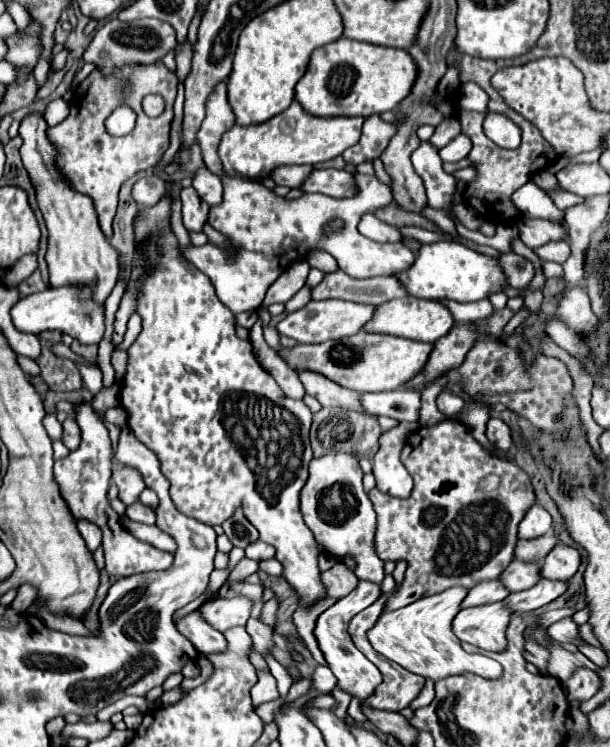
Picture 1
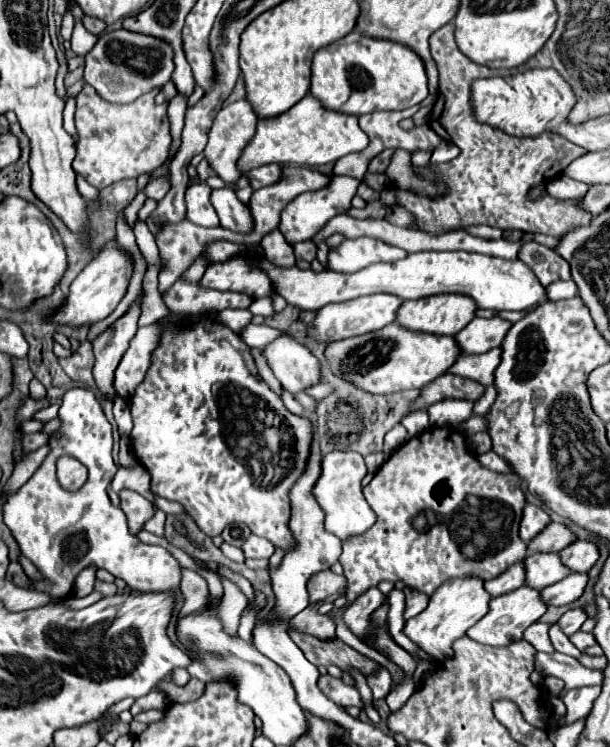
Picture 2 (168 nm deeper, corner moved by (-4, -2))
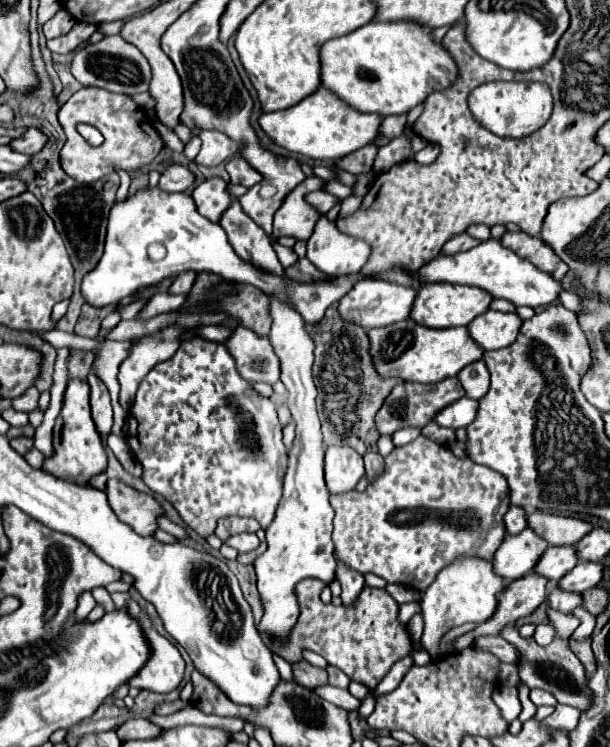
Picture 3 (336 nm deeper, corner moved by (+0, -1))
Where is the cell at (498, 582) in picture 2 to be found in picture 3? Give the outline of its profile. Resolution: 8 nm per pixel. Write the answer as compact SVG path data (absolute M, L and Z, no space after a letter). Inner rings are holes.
M529 527L517 535L505 535L493 557L495 573L507 581L527 575L537 565L537 559L541 559L545 553L545 547L549 547L549 543L545 543L545 539L541 539Z

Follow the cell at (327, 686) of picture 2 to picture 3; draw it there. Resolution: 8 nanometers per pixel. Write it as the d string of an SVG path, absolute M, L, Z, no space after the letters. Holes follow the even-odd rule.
M297 661L291 663L293 667L293 677L297 679L297 683L305 685L305 687L315 687L315 685L325 685L327 683L327 671L309 665L307 661Z

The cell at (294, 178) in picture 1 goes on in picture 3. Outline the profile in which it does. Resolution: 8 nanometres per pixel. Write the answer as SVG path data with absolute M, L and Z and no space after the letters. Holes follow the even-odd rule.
M235 155L229 163L227 163L227 171L231 175L231 183L239 183L239 185L245 185L245 187L253 187L255 183L259 183L263 177L253 169L249 167L249 163L245 163L243 157Z

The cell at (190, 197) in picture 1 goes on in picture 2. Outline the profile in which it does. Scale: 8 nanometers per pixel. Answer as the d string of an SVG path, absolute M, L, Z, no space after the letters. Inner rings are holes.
M193 182L185 192L187 220L203 228L219 226L217 214L209 202L209 194L211 194L211 188L205 182Z

